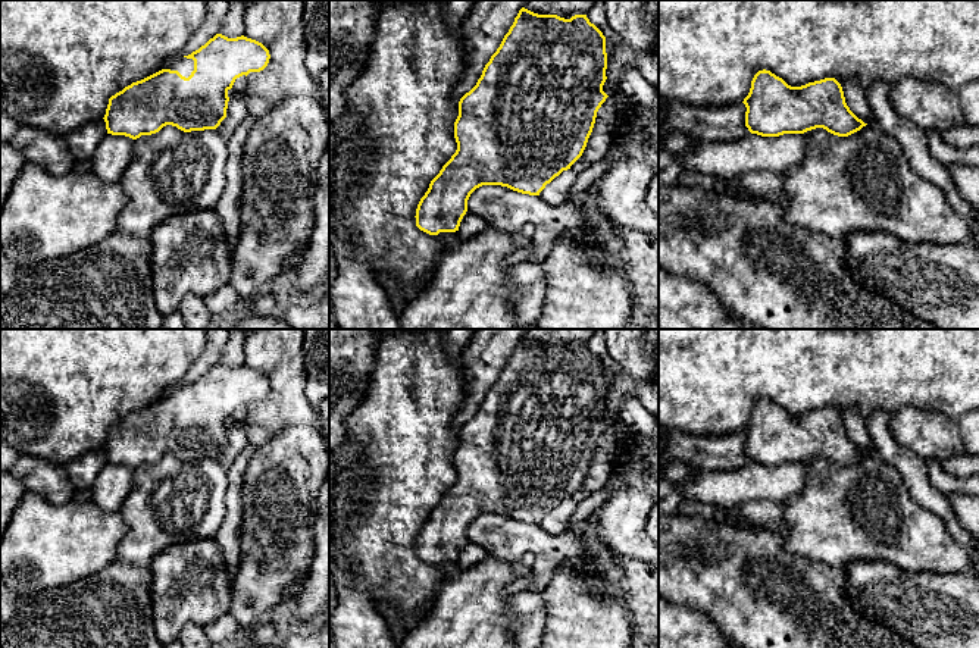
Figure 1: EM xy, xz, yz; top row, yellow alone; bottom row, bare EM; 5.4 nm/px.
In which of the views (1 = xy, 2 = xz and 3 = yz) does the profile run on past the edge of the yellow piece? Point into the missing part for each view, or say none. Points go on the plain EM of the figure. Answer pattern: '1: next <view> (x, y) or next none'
1: next xy (183, 394)
2: next xz (471, 610)
3: next none

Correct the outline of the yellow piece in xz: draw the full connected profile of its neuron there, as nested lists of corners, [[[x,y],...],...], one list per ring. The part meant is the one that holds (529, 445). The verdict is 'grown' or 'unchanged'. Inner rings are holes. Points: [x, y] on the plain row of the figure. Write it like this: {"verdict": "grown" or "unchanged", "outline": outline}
{"verdict": "grown", "outline": [[[525,336],[519,339],[476,414],[460,428],[454,451],[457,479],[431,510],[417,533],[416,555],[437,564],[442,570],[442,580],[429,614],[407,632],[398,648],[516,648],[510,597],[503,592],[516,579],[513,563],[488,555],[484,561],[463,569],[459,555],[467,541],[467,529],[482,514],[501,514],[522,523],[539,525],[547,513],[570,498],[582,485],[597,441],[609,426],[603,420],[606,398],[606,366],[587,344],[564,348],[557,344],[538,344]]]}

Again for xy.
{"verdict": "grown", "outline": [[[216,363],[191,384],[112,425],[103,447],[107,463],[137,469],[141,464],[156,463],[166,454],[184,461],[216,458],[226,447],[228,420],[235,408],[263,400],[269,388],[269,379],[256,369]]]}

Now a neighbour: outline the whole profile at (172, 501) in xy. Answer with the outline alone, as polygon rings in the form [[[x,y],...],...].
[[[166,454],[156,463],[141,464],[134,472],[132,491],[119,511],[128,523],[129,532],[118,545],[118,558],[135,567],[150,567],[153,558],[166,548],[196,539],[213,538],[226,516],[226,491],[226,469],[216,458],[184,461],[176,456]]]

